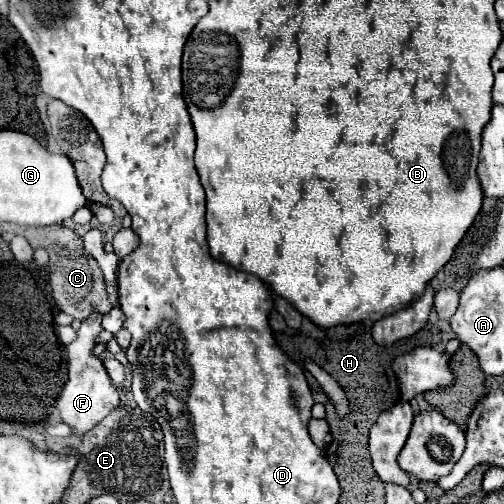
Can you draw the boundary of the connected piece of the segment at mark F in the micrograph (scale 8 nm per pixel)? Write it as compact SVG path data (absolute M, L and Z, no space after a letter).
M92 310L90 316L82 322L78 338L70 344L70 362L66 366L68 380L56 400L56 408L60 410L62 420L72 426L74 434L84 434L92 430L104 416L108 416L120 404L120 394L104 368L104 360L94 354L96 340L102 330L102 314L98 310Z

